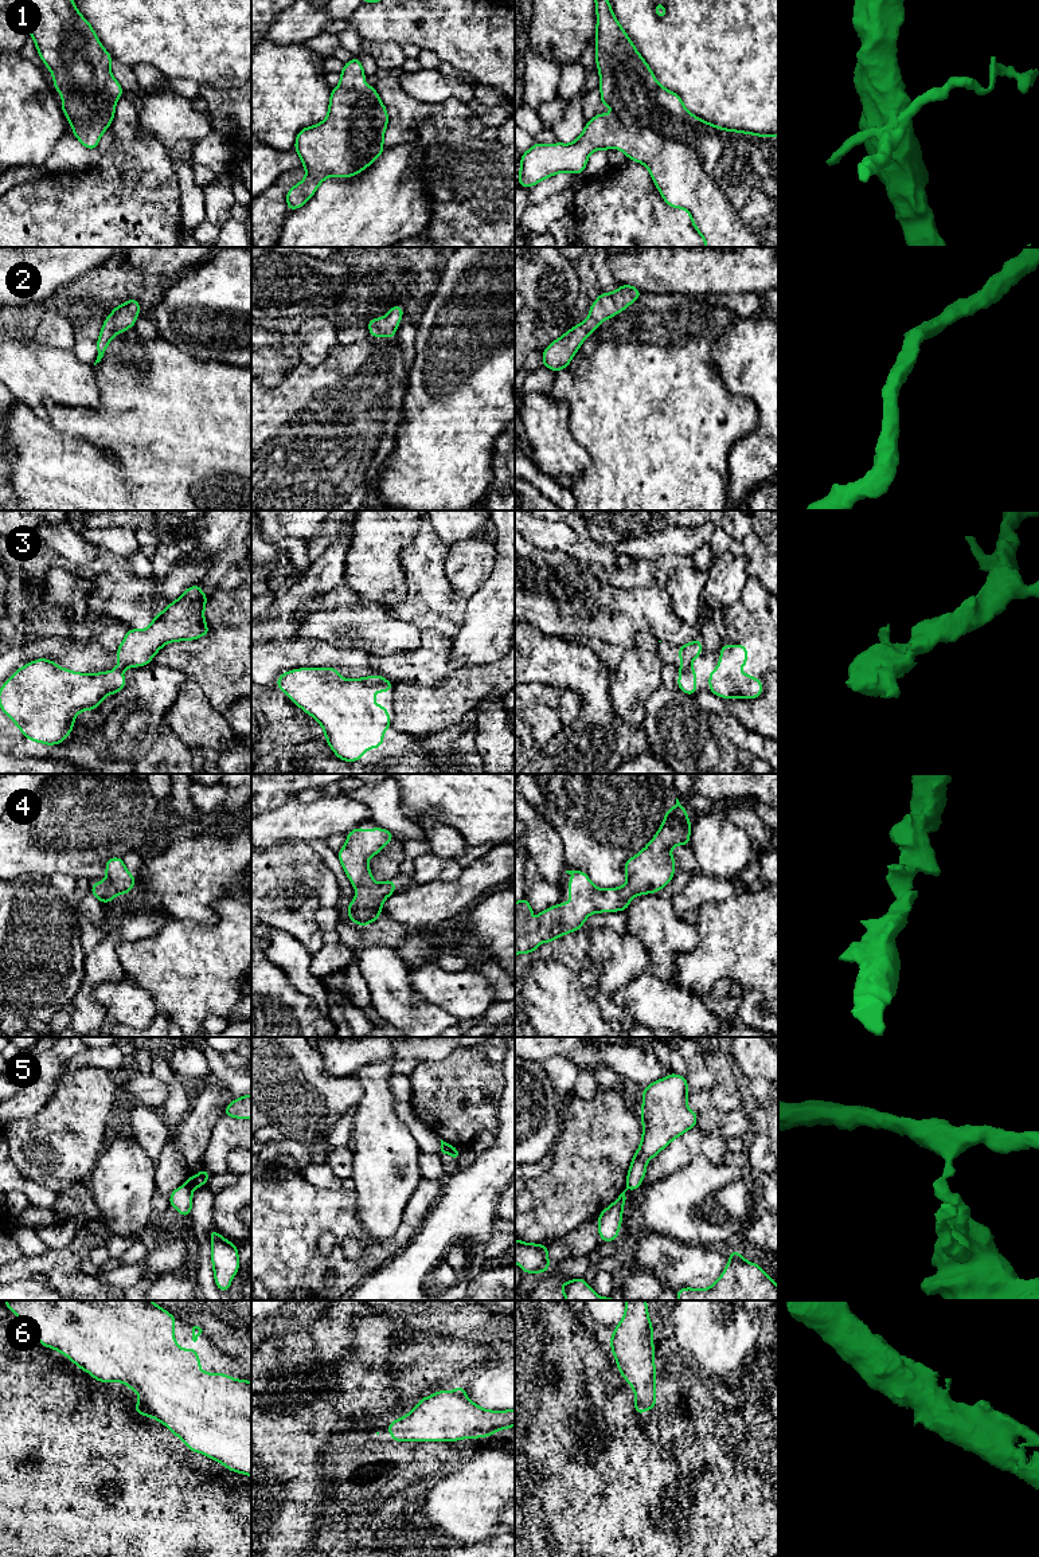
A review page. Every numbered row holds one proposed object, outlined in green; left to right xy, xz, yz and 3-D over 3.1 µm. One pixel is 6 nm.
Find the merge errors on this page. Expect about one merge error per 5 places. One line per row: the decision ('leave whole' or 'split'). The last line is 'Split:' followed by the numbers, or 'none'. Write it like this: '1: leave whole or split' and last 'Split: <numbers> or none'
1: leave whole
2: leave whole
3: split
4: leave whole
5: split
6: leave whole
Split: 3, 5

